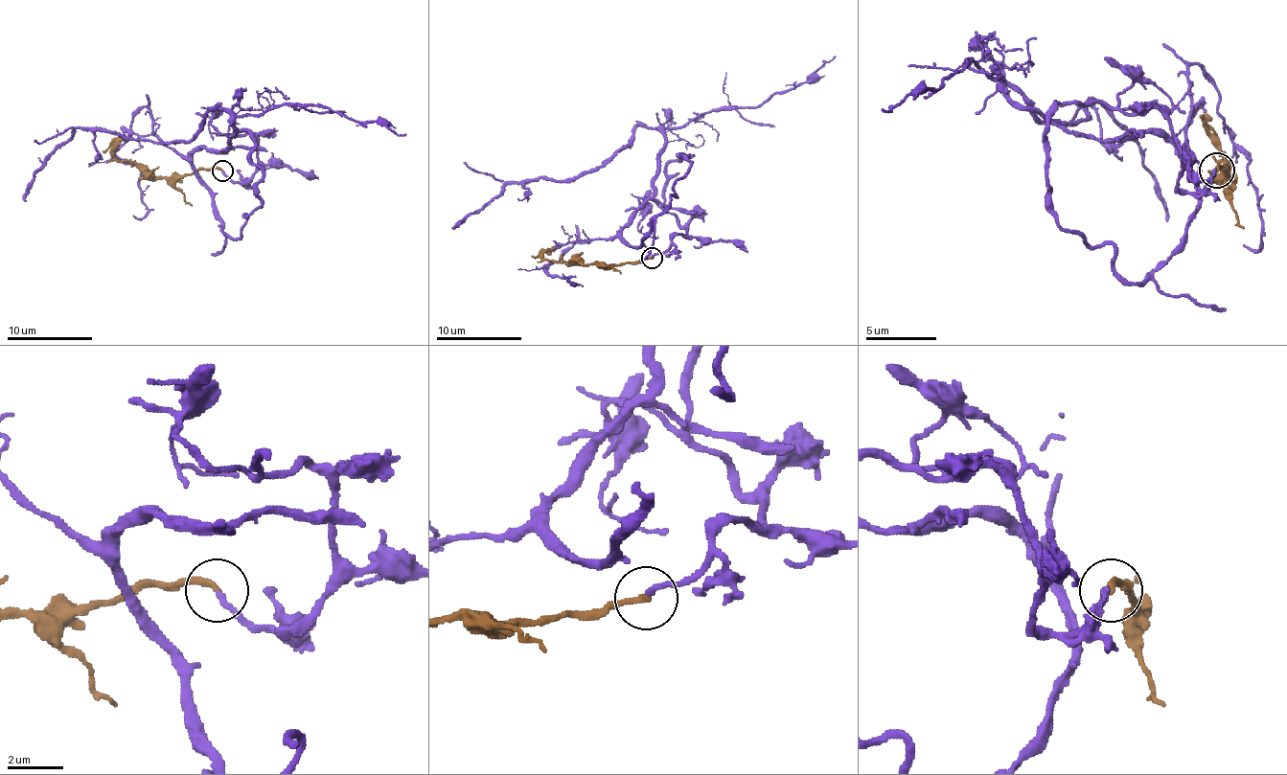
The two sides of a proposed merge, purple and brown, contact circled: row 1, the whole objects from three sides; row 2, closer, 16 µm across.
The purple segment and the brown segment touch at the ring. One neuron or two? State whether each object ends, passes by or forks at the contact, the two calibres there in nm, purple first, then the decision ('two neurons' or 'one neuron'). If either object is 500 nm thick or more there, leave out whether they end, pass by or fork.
purple ends; brown ends; calibres 200 and 220 nm; one neuron

